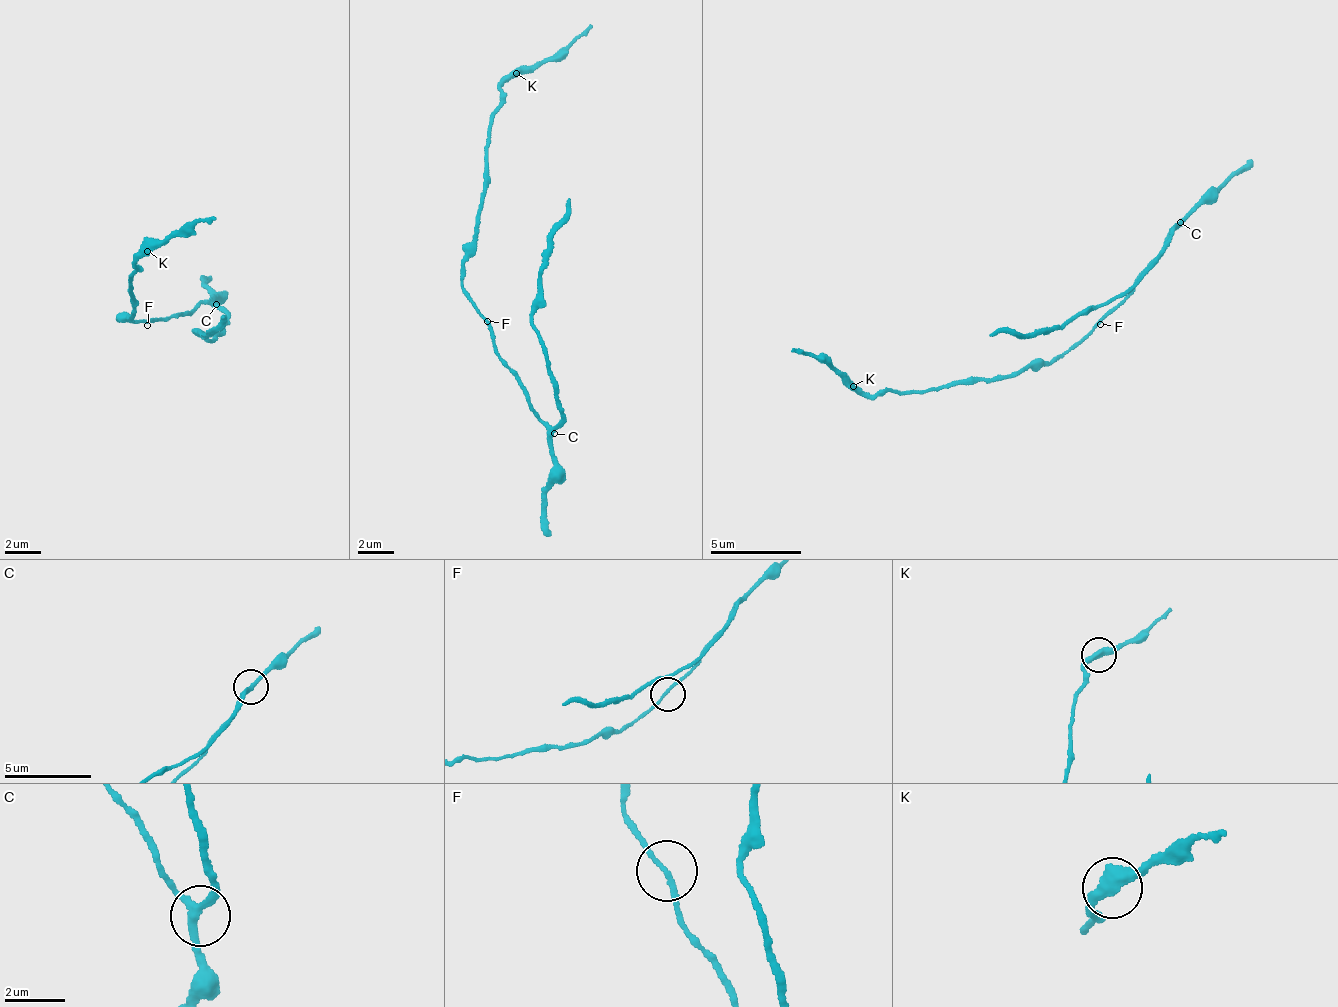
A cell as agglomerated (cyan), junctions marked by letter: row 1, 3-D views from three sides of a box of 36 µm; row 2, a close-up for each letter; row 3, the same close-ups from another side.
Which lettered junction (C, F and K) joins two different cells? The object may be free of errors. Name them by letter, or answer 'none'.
none

